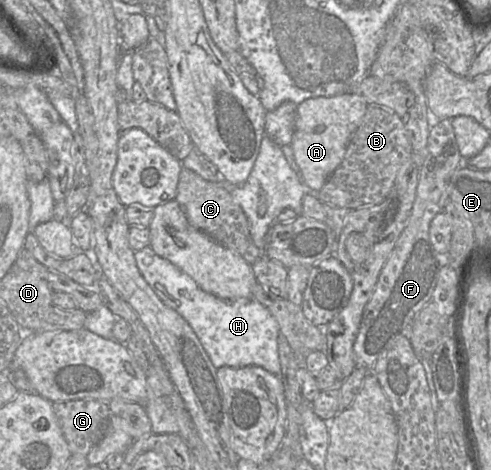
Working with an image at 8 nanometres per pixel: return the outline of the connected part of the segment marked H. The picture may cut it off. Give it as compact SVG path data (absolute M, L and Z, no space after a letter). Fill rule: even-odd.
M151 246L135 251L134 257L143 278L165 305L174 309L189 323L215 367L258 366L283 379L278 349L280 327L267 307L253 298L245 301L226 301L204 291L188 274L159 256Z

